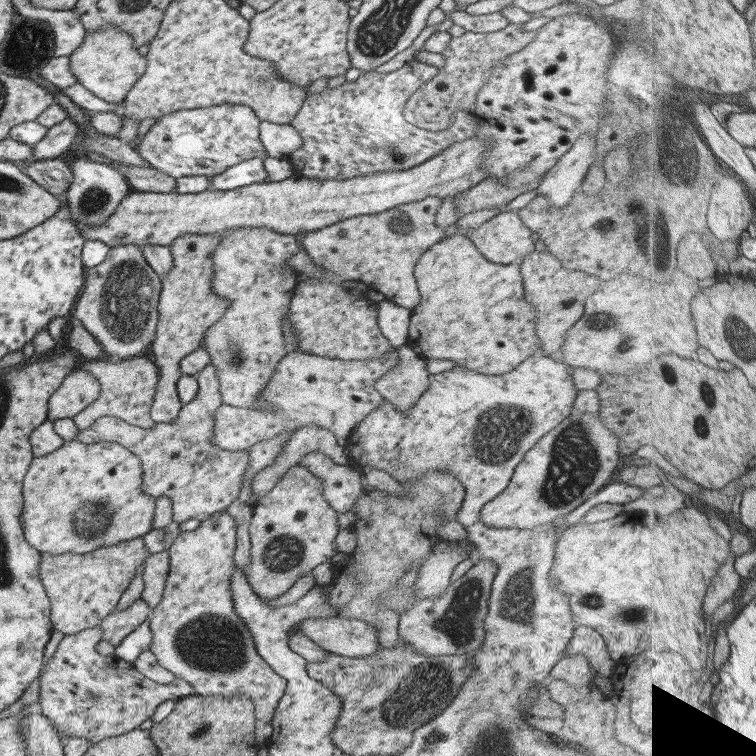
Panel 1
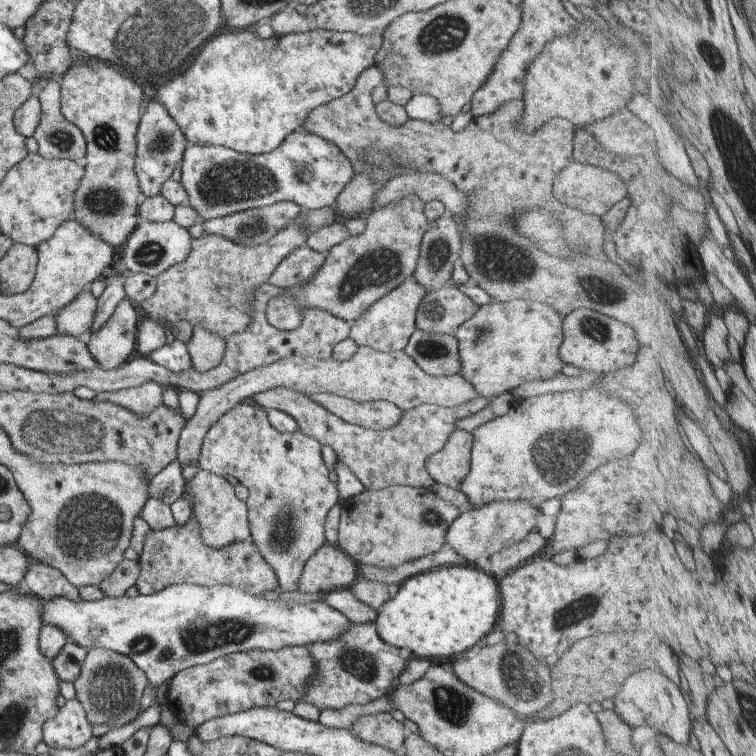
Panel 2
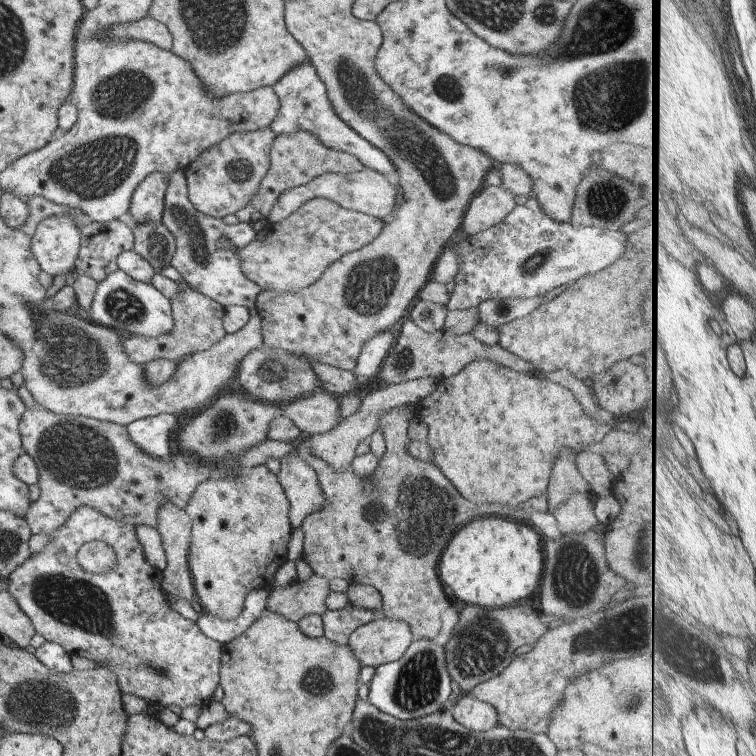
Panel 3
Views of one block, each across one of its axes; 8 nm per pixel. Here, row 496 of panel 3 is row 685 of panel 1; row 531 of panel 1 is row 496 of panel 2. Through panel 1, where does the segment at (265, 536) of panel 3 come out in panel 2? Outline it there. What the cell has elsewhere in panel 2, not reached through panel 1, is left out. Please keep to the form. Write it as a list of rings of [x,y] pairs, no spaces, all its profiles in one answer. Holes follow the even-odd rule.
[[[198,469],[189,482],[183,482],[181,496],[191,498],[191,515],[197,520],[199,540],[213,550],[219,550],[234,542],[248,542],[250,539],[247,507],[244,501],[235,496],[234,486],[224,477],[215,476],[211,472]]]

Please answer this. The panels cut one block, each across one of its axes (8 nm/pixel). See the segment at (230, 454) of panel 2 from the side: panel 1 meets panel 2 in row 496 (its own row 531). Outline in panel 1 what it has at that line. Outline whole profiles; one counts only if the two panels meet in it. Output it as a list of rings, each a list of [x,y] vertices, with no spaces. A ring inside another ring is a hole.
[[[293,465],[277,484],[253,506],[248,525],[248,537],[251,545],[249,565],[246,568],[245,582],[257,598],[274,599],[287,592],[296,581],[305,576],[318,564],[327,563],[335,556],[334,538],[338,533],[337,513],[327,504],[321,494],[320,477],[303,465]]]

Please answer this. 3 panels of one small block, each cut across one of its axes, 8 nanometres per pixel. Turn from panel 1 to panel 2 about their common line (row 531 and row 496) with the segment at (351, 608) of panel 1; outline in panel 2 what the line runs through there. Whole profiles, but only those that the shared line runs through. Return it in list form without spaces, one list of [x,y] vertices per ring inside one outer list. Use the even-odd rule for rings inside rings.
[[[399,485],[379,490],[363,489],[341,503],[335,545],[356,566],[395,568],[441,549],[445,545],[445,530],[459,514],[453,504],[429,490]]]

